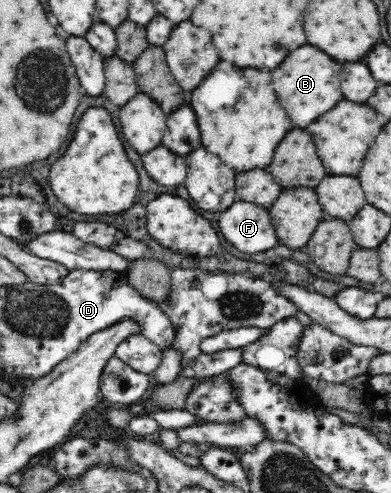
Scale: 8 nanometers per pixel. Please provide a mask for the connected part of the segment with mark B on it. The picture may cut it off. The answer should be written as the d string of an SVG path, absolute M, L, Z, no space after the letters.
M304 45L304 47L298 47L298 51L292 51L286 57L286 61L272 71L276 93L288 117L292 119L294 127L306 127L314 123L320 115L324 115L338 101L342 101L340 69L342 65L338 61L334 61L332 57L328 57L326 53L322 53L312 45Z

